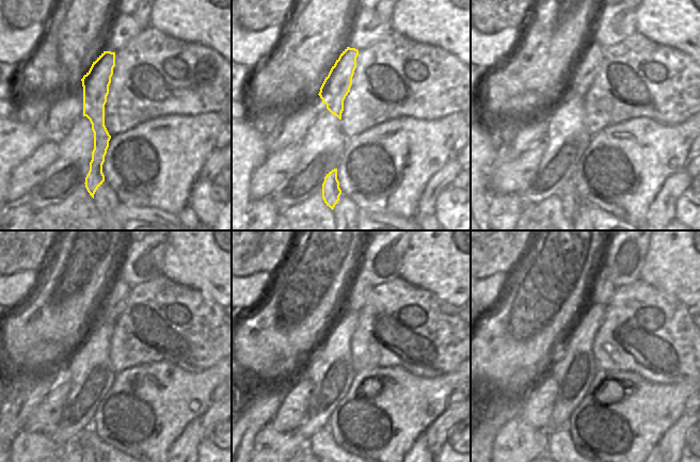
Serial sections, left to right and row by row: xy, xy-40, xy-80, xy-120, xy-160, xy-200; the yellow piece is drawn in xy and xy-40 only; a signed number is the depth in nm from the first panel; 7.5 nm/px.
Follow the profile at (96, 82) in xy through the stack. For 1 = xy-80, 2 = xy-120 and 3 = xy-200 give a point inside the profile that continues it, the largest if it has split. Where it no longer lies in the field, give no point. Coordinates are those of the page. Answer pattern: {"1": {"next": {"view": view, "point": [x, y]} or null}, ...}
{"1": {"next": {"view": "xy-80", "point": [587, 66]}}, "2": {"next": {"view": "xy-120", "point": [112, 305]}}, "3": {"next": {"view": "xy-200", "point": [601, 290]}}}

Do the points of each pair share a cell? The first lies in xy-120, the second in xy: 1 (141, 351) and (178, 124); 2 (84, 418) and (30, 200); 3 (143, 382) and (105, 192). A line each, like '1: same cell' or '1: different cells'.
1: different cells
2: same cell
3: different cells

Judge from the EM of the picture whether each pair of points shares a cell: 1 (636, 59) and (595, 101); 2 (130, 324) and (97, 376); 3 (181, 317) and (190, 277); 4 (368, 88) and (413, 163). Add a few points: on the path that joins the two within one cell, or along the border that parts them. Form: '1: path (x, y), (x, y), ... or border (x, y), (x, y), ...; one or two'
1: path (622, 73), (608, 73), (606, 75), (606, 88); one
2: border (112, 333), (109, 344), (109, 360), (115, 373); two
3: border (164, 276), (178, 284), (190, 286), (209, 299); two
4: border (412, 116), (394, 117), (364, 130); two

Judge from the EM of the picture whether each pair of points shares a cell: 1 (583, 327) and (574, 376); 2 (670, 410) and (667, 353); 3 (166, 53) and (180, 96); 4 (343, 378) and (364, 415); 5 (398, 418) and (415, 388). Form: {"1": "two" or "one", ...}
{"1": "one", "2": "two", "3": "one", "4": "two", "5": "one"}

